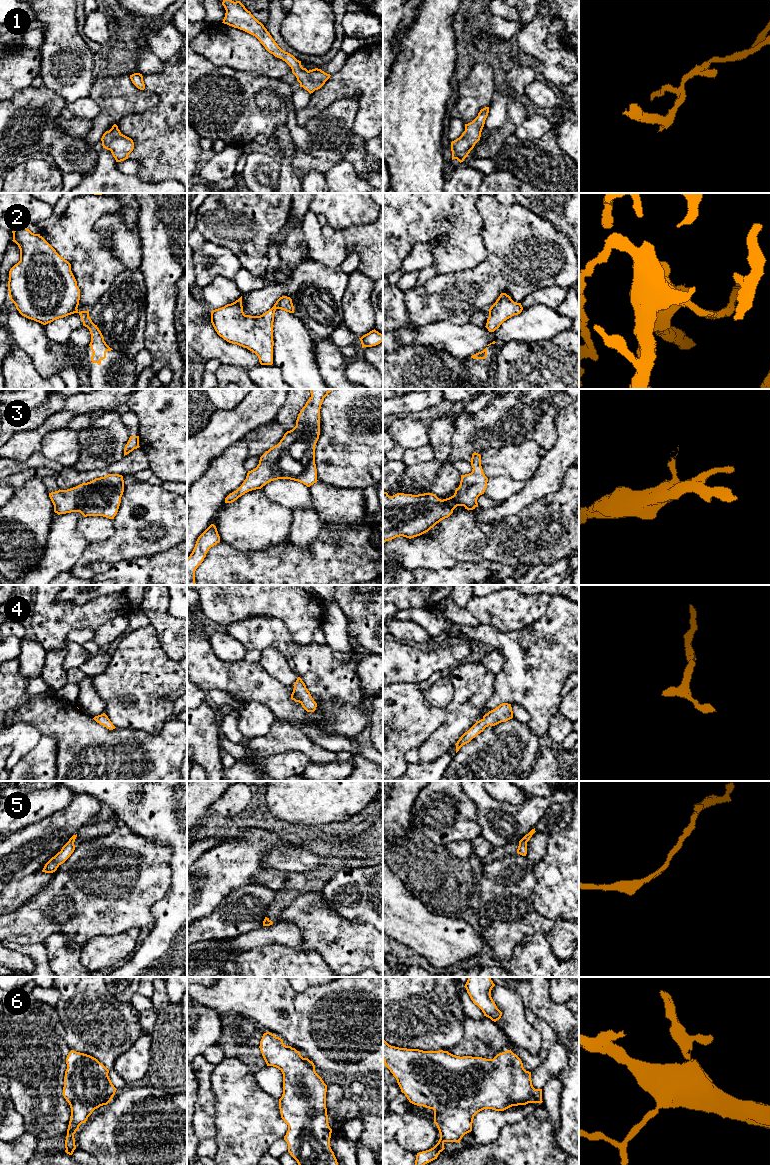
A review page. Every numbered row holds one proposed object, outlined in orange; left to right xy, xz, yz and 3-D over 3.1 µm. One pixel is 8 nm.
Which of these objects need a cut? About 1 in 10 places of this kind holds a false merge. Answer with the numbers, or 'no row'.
no row

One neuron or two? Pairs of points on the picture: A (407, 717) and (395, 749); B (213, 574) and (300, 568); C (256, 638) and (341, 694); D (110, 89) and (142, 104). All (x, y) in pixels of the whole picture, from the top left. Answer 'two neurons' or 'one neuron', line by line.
A: one neuron
B: one neuron
C: one neuron
D: one neuron

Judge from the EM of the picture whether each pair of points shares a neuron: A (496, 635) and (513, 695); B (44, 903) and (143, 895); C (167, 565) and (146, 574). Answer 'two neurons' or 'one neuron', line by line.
A: one neuron
B: one neuron
C: one neuron

